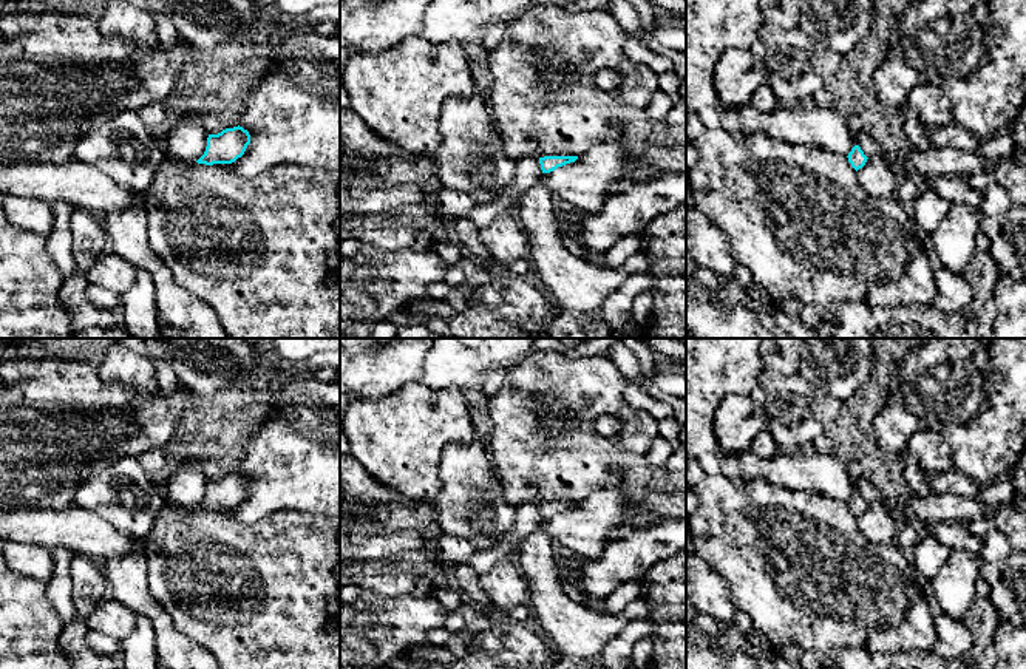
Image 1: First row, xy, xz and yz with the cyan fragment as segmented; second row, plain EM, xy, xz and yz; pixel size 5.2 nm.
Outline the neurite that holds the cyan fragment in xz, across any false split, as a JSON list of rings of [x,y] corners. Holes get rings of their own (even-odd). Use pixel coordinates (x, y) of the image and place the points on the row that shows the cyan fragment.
[[[544,156],[522,158],[515,161],[515,181],[510,188],[498,195],[490,204],[477,204],[467,215],[459,216],[474,222],[479,229],[487,227],[496,216],[511,210],[511,204],[530,187],[536,184],[542,173],[550,173],[558,167],[575,162],[578,156]]]

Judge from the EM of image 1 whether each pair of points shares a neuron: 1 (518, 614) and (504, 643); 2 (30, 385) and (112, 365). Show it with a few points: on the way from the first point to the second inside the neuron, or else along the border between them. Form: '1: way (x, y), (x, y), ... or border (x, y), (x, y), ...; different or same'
1: border (507, 615), (535, 631); different
2: border (96, 365), (96, 373), (104, 382), (129, 388); different

